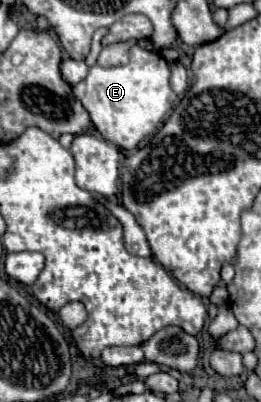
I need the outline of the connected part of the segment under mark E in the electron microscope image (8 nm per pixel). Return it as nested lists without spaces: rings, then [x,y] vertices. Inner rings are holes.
[[[130,47],[130,61],[126,65],[104,69],[92,65],[86,79],[74,85],[74,97],[88,111],[96,131],[120,149],[132,151],[140,141],[158,131],[158,123],[164,123],[176,101],[176,93],[170,89],[170,69],[166,61],[142,47]]]

